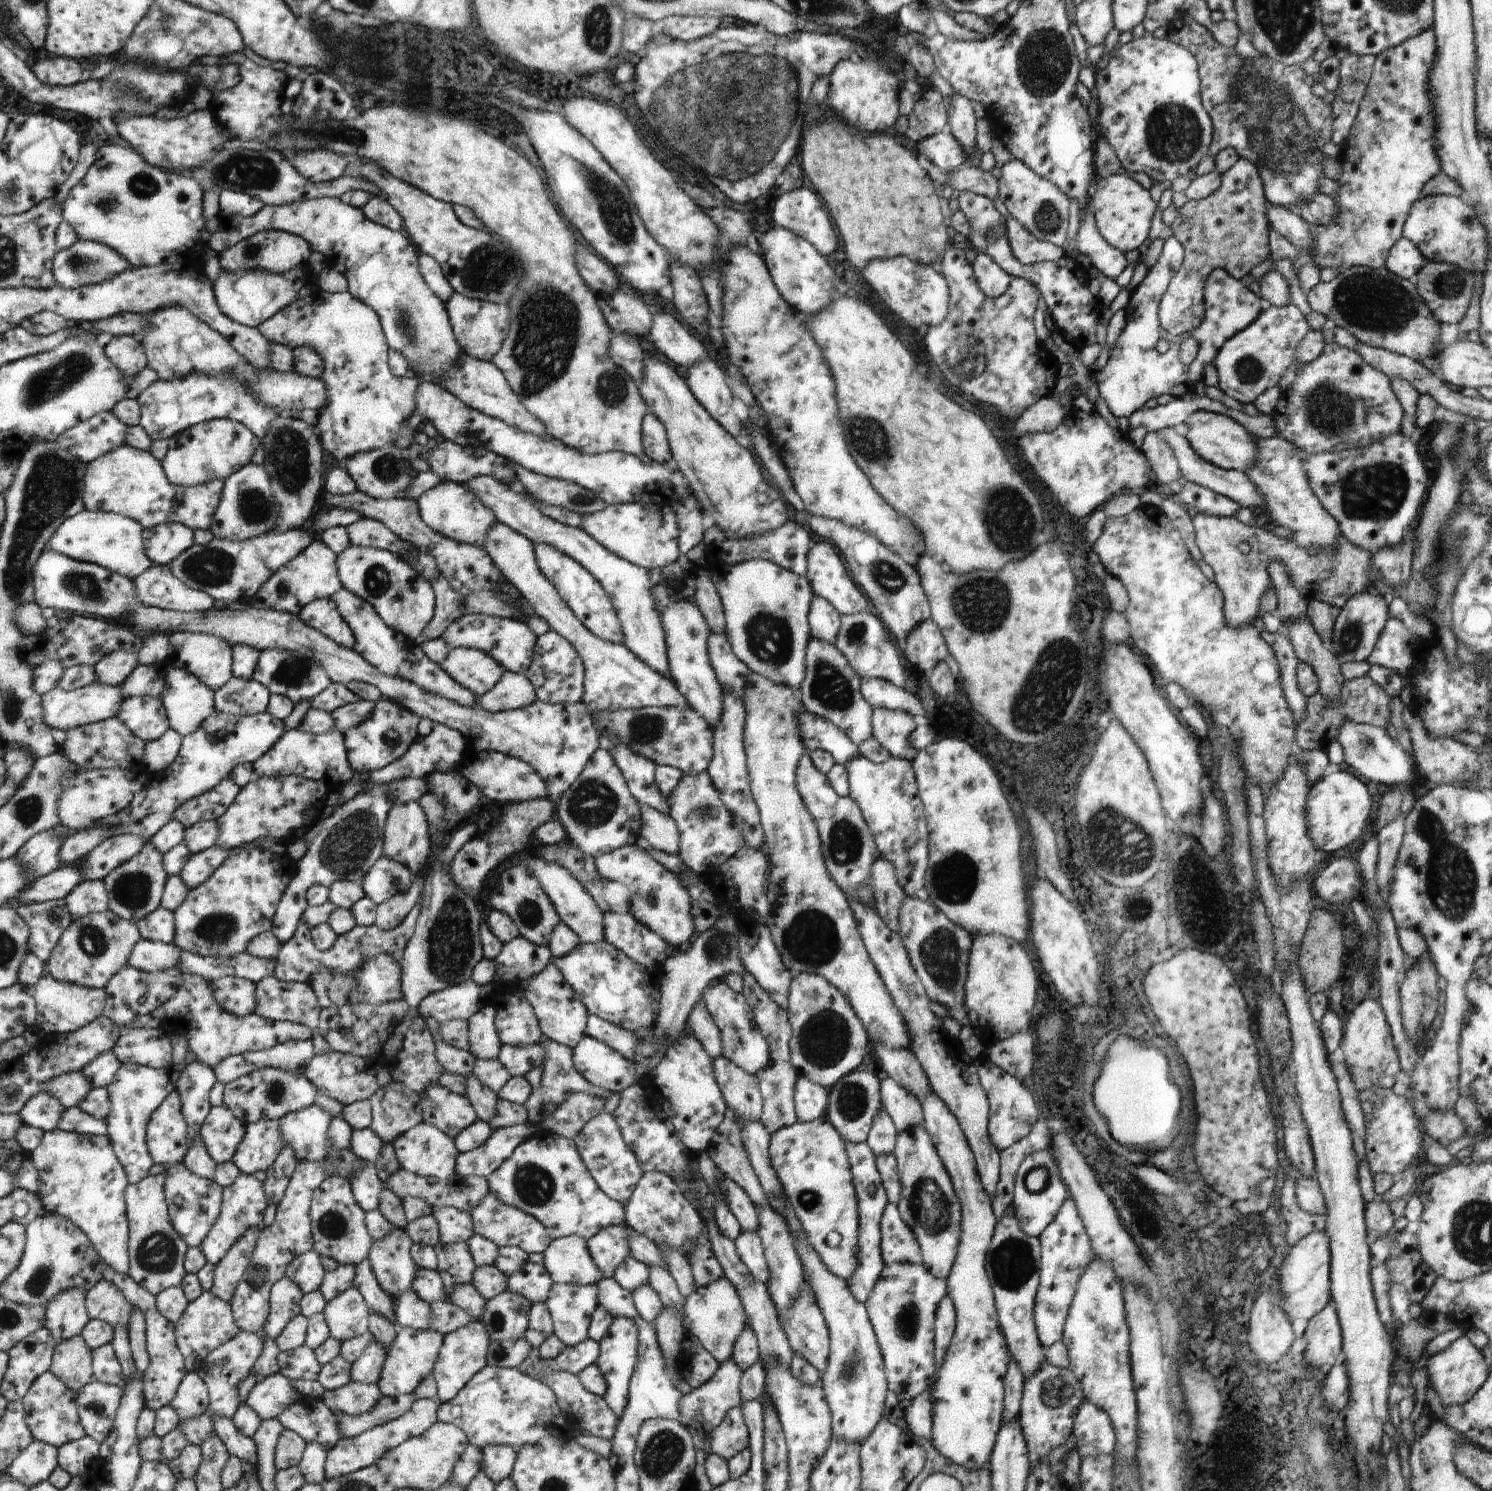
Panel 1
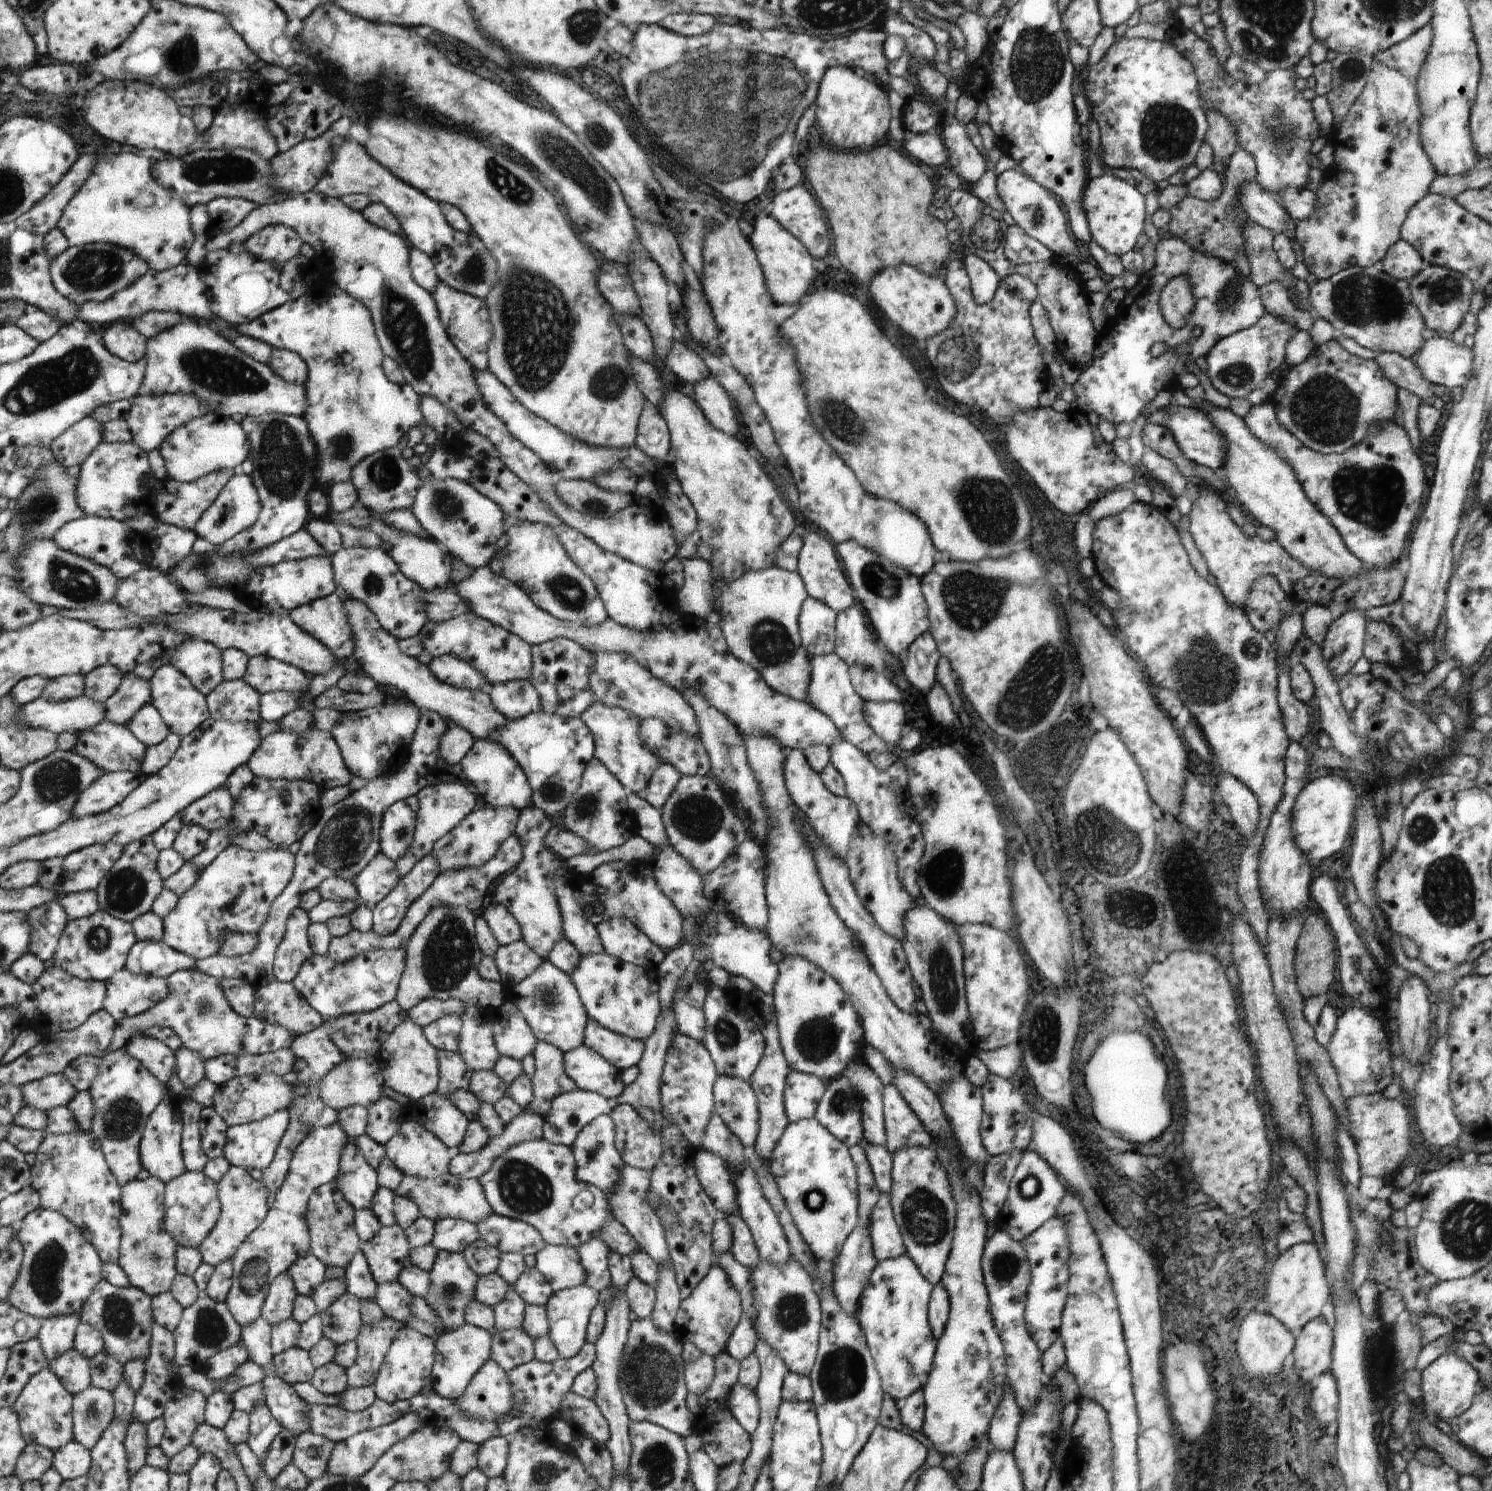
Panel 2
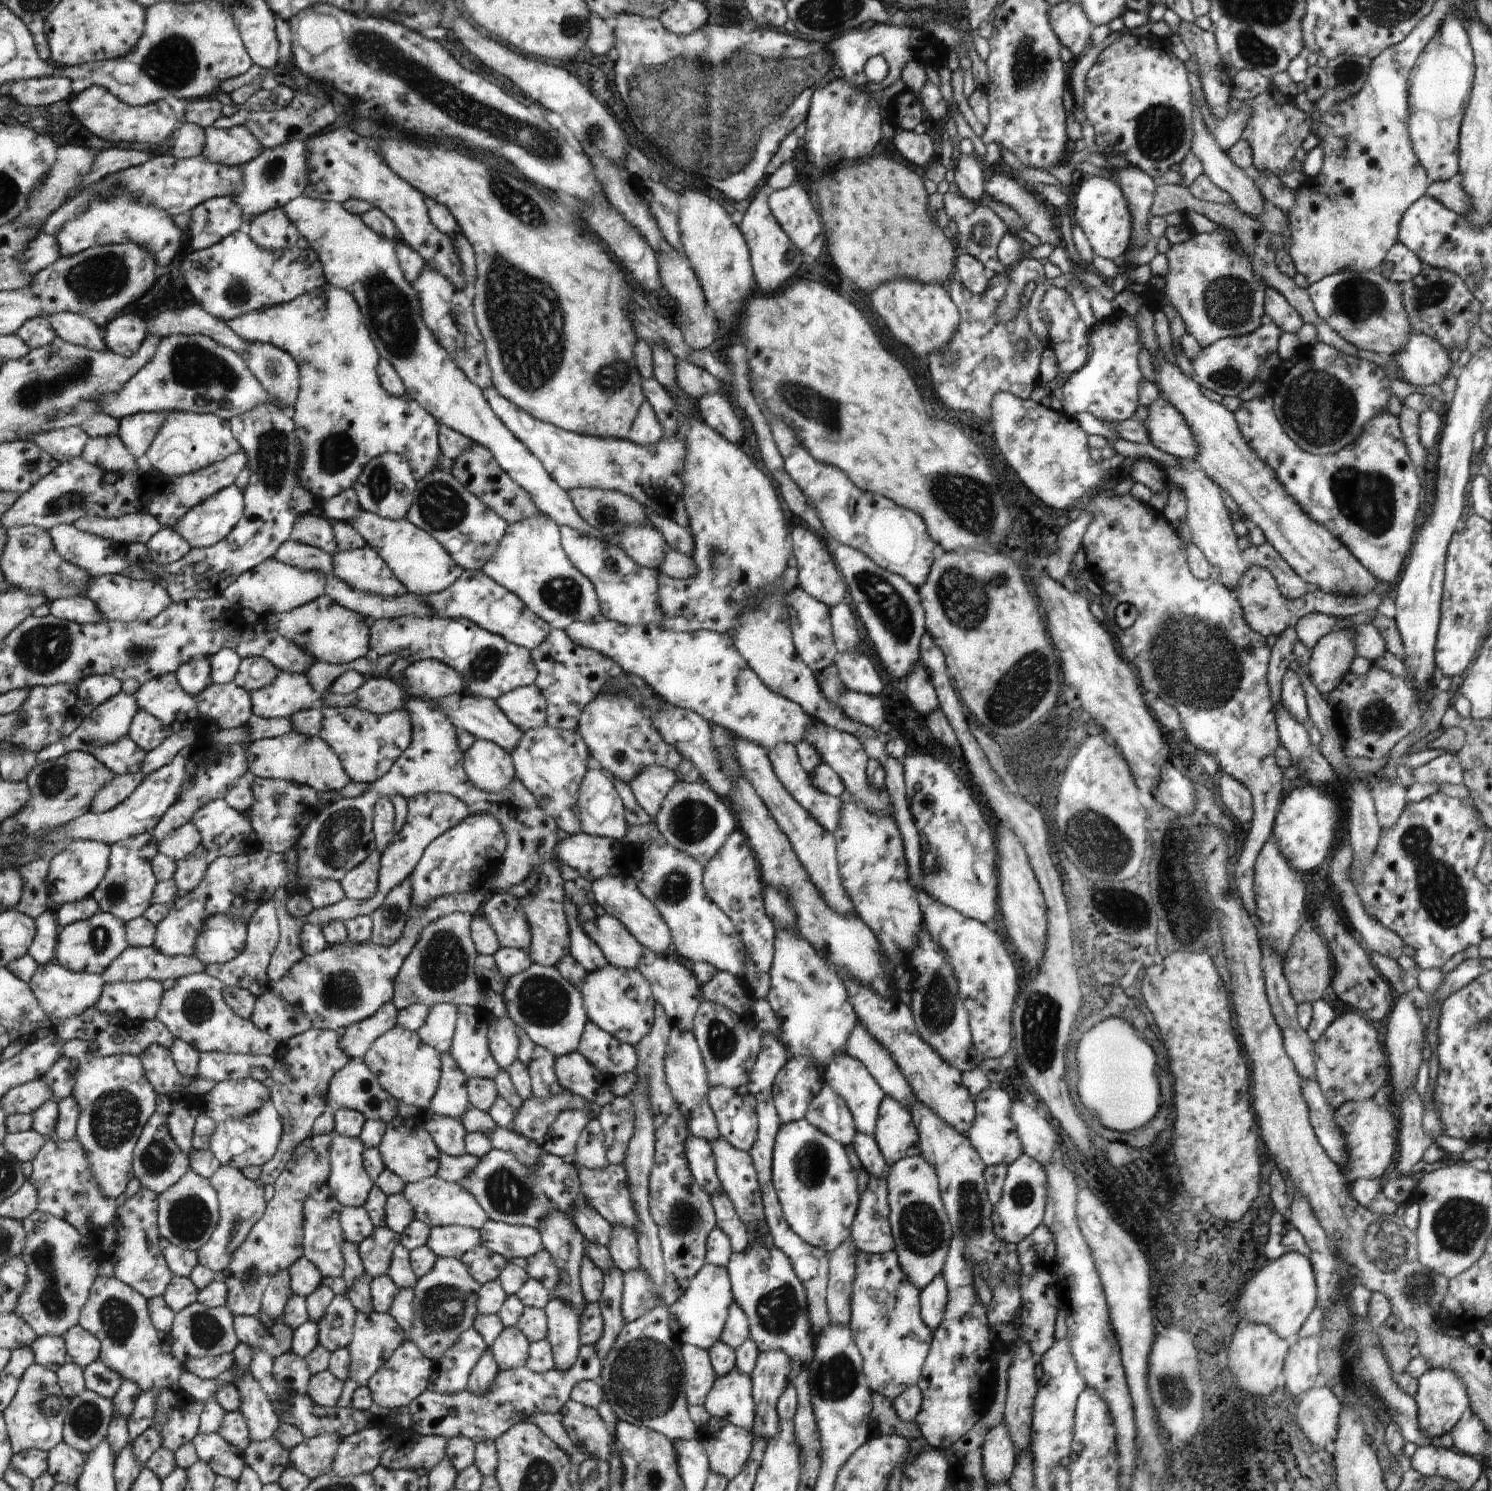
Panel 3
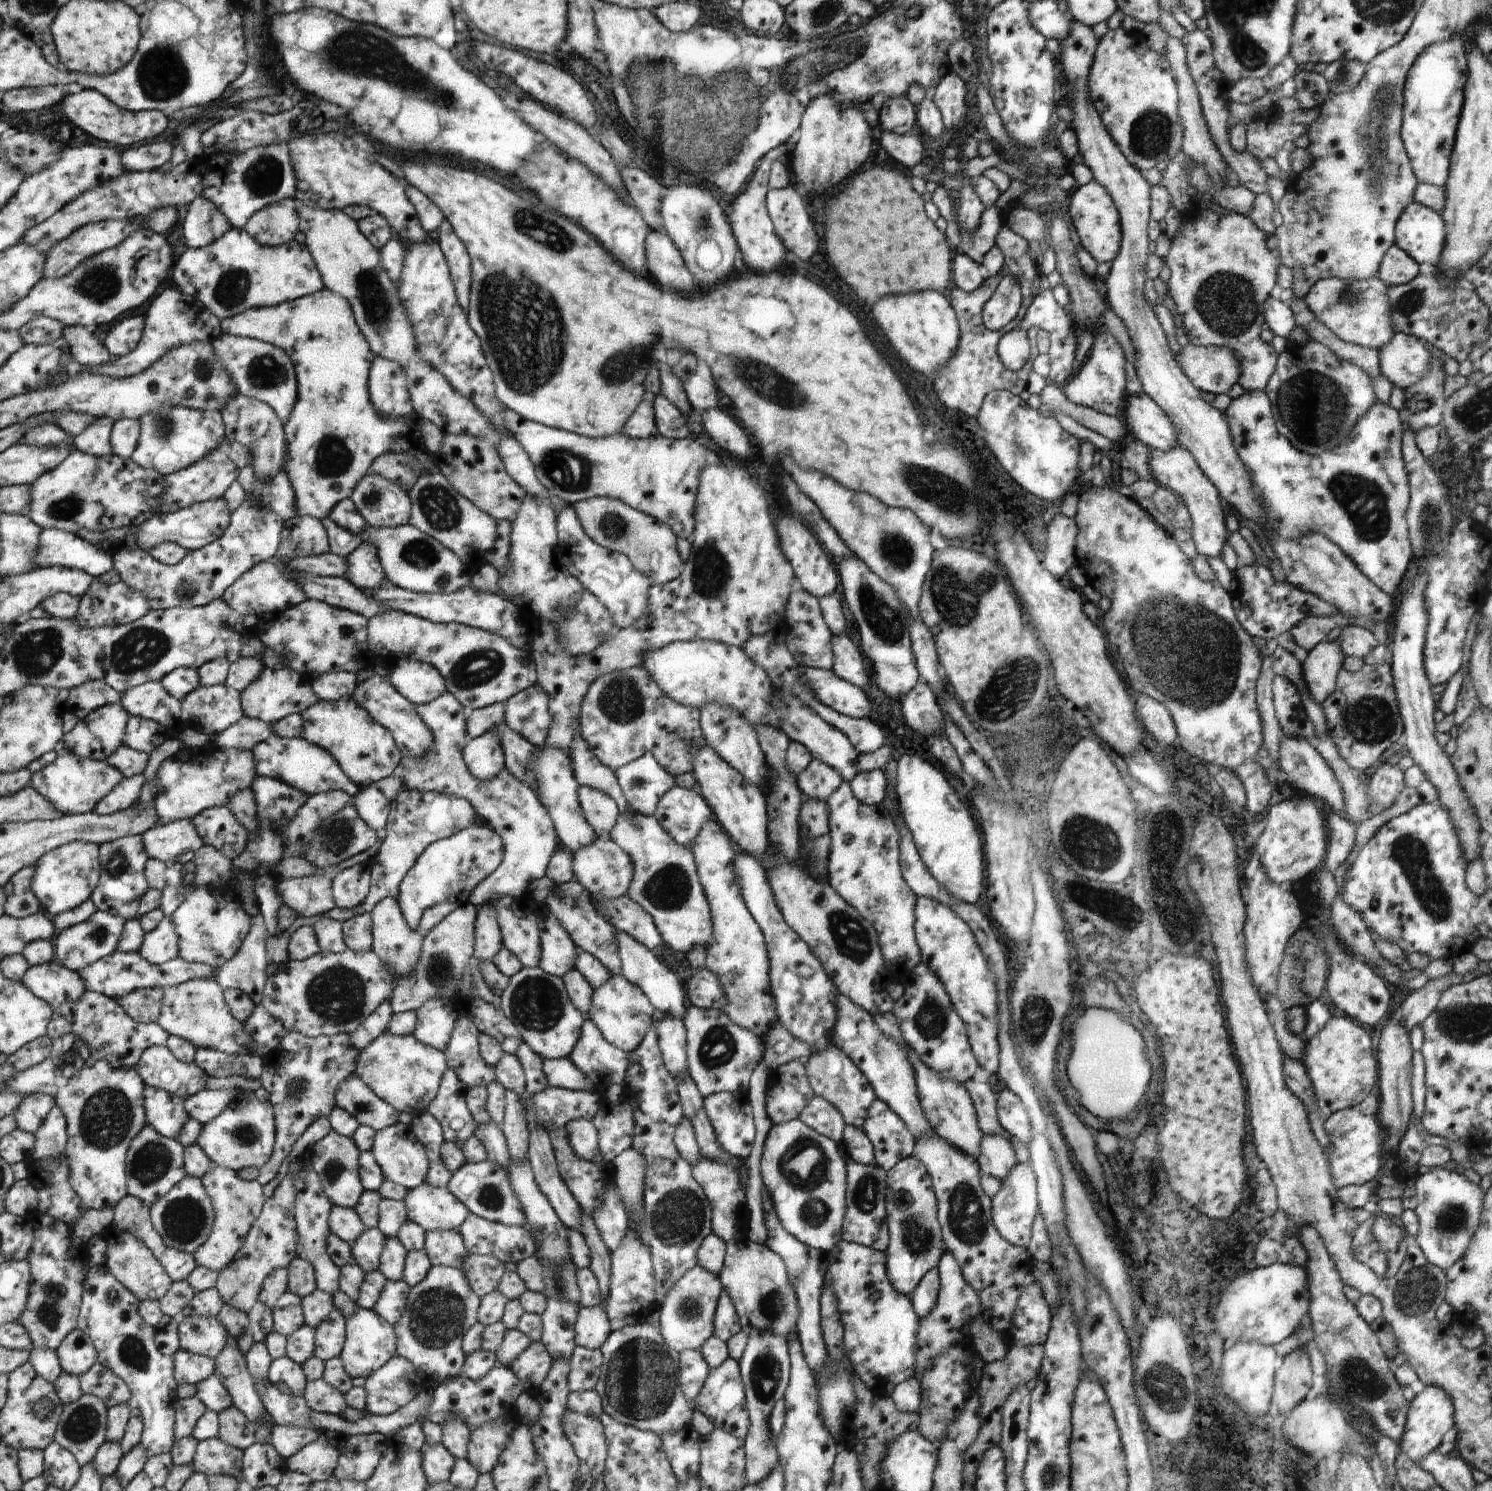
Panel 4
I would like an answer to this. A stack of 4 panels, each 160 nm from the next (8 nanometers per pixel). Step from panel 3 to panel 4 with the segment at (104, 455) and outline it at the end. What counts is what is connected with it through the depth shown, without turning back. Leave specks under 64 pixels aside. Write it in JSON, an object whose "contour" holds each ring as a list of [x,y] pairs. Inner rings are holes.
{"contour":[[[110,417],[97,418],[90,423],[80,435],[73,438],[72,444],[76,450],[96,456],[114,455],[114,448],[110,442],[114,419]]]}

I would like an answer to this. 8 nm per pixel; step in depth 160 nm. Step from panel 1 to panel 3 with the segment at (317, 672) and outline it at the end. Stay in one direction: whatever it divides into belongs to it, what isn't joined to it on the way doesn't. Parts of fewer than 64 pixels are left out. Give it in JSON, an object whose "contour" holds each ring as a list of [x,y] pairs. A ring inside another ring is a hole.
{"contour":[[[248,657],[242,659],[241,668],[234,683],[252,693],[273,683],[278,675],[277,666],[272,661],[263,657]]]}

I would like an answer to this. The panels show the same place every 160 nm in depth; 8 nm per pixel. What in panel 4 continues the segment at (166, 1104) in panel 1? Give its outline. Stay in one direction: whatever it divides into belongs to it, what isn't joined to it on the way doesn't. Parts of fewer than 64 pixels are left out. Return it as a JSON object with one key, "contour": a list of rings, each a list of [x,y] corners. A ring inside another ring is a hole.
{"contour":[[[146,1124],[133,1140],[126,1162],[128,1176],[128,1194],[138,1197],[152,1206],[168,1194],[170,1190],[185,1178],[185,1147],[176,1139],[162,1136],[152,1125]]]}

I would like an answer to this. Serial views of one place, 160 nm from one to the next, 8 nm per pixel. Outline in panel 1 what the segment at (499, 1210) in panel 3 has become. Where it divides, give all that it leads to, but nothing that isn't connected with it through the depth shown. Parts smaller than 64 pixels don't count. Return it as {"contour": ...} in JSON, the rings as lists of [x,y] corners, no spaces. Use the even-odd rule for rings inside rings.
{"contour":[[[539,1132],[530,1136],[486,1180],[490,1193],[504,1204],[520,1209],[539,1220],[551,1239],[578,1235],[587,1241],[606,1227],[622,1225],[625,1222],[625,1205],[608,1198],[602,1192],[595,1178],[585,1167],[573,1139],[554,1135],[552,1132]]]}

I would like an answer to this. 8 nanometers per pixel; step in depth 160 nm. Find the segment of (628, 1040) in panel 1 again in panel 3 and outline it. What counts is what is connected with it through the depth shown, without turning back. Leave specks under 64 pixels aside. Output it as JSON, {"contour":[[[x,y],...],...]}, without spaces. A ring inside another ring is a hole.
{"contour":[[[591,1021],[586,1022],[577,1052],[612,1079],[616,1075],[633,1072],[638,1064],[635,1046],[616,1040]]]}

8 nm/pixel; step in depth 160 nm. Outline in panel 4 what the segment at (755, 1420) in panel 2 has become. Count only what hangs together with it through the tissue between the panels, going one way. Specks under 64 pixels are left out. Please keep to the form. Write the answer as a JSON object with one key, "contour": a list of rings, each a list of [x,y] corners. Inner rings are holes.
{"contour":[[[729,1357],[720,1367],[711,1369],[695,1400],[695,1408],[707,1416],[716,1429],[724,1429],[736,1438],[745,1440],[749,1431],[750,1419],[737,1360]]]}

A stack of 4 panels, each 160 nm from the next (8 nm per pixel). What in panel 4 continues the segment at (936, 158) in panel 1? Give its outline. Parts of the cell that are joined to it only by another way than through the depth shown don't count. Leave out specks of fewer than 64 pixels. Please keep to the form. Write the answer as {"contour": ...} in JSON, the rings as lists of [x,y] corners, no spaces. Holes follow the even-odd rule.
{"contour":[[[882,131],[879,143],[896,162],[900,162],[906,168],[914,168],[924,158],[922,142],[918,140],[918,135],[913,133],[899,135],[890,131]]]}

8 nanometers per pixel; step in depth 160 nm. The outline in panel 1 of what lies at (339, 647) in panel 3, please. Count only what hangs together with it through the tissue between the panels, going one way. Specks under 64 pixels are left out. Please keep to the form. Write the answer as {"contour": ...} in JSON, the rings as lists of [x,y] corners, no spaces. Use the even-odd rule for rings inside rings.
{"contour":[[[331,598],[315,600],[303,608],[298,616],[302,622],[324,633],[330,640],[336,641],[344,648],[353,649],[356,646],[356,636],[349,624],[346,624],[335,600]]]}

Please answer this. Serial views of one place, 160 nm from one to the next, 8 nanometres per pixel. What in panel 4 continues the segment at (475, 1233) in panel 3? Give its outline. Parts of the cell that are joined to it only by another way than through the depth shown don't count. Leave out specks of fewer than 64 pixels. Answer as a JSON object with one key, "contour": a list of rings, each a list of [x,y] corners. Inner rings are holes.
{"contour":[[[455,1230],[426,1232],[424,1249],[432,1265],[457,1269],[463,1268],[464,1259],[470,1255],[462,1235]]]}

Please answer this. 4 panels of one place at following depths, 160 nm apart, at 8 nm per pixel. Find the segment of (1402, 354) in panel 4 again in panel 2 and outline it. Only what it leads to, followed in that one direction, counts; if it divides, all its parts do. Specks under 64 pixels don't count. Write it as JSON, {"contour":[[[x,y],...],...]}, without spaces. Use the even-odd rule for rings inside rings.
{"contour":[[[1439,335],[1426,339],[1412,360],[1414,360],[1426,380],[1429,380],[1432,384],[1443,384],[1451,389],[1453,386],[1463,387],[1471,377],[1472,357],[1472,349],[1458,345],[1452,339]]]}

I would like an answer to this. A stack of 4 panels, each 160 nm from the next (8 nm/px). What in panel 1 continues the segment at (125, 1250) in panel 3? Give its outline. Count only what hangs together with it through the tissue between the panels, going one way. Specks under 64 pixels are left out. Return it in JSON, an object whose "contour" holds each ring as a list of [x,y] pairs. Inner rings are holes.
{"contour":[[[165,1173],[145,1176],[140,1183],[128,1183],[125,1190],[129,1224],[129,1275],[155,1297],[163,1290],[178,1287],[187,1273],[183,1262],[189,1249],[171,1223],[165,1197]]]}

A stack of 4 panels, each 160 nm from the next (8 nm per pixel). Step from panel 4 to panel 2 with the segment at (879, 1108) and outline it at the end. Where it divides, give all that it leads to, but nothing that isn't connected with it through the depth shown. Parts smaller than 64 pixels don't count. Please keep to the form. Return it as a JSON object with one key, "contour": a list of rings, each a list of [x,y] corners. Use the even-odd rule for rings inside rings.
{"contour":[[[896,1084],[884,1085],[884,1117],[887,1132],[885,1146],[892,1156],[905,1145],[908,1148],[932,1146],[931,1135],[926,1132]]]}

